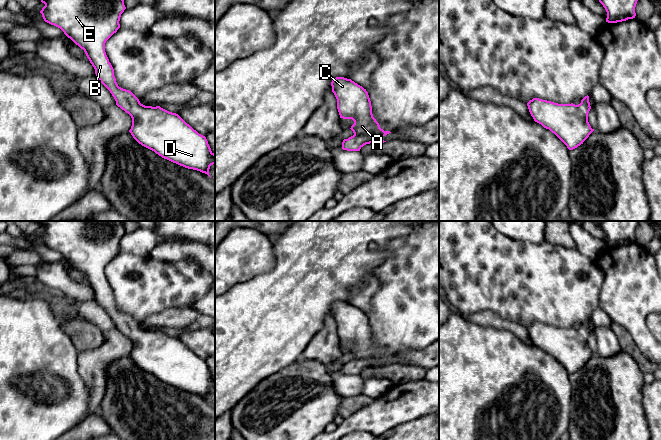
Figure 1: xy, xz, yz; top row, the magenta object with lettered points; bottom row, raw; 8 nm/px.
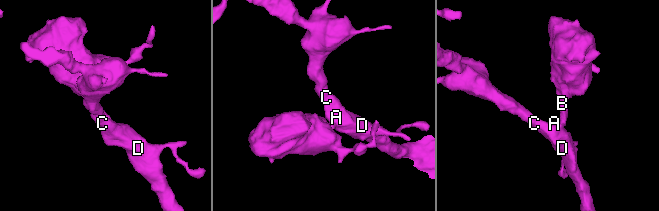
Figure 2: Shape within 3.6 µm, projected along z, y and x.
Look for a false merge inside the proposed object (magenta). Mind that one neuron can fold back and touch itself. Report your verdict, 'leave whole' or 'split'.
leave whole

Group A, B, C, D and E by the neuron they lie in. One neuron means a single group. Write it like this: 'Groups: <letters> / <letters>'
Groups: A B C D E

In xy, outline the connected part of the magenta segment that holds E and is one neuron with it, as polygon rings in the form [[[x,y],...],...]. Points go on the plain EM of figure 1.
[[[38,221],[45,230],[40,237],[45,246],[60,252],[76,269],[84,274],[95,293],[101,307],[110,315],[116,329],[132,342],[129,356],[142,370],[173,387],[207,398],[215,388],[215,378],[211,375],[205,360],[199,358],[178,338],[160,330],[145,330],[129,314],[118,310],[114,293],[105,276],[106,265],[120,252],[120,241],[126,233],[124,221]]]

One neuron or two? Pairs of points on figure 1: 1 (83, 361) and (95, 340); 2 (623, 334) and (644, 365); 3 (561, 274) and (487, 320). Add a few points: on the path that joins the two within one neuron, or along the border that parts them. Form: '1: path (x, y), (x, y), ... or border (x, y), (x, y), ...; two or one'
1: border (103, 332), (103, 342), (98, 347), (79, 353); two
2: path (626, 342), (638, 357); one
3: border (473, 314), (479, 311), (493, 311), (519, 323); two

